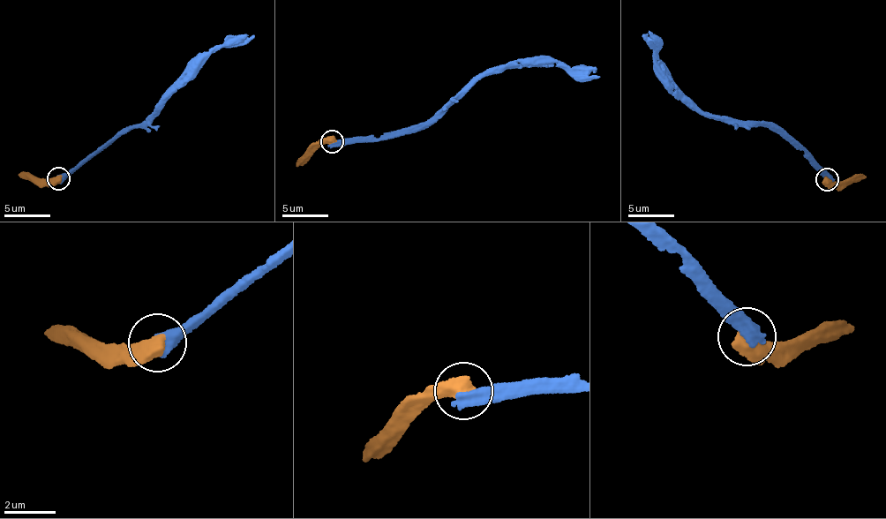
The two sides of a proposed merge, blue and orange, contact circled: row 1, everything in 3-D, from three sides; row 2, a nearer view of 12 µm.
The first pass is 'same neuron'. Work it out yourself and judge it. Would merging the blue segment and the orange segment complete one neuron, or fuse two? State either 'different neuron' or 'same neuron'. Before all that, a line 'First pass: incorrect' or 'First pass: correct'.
First pass: incorrect
different neuron

